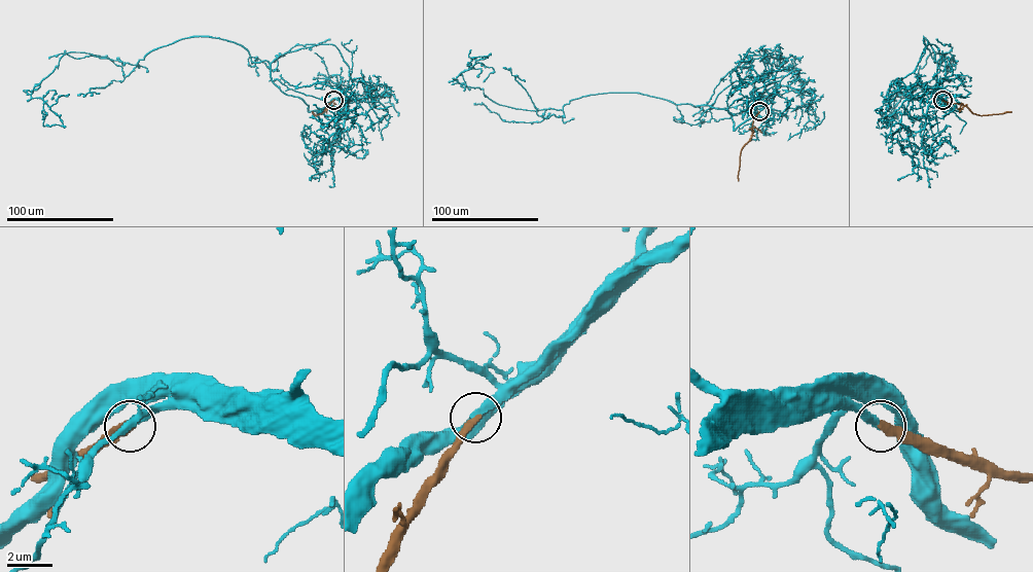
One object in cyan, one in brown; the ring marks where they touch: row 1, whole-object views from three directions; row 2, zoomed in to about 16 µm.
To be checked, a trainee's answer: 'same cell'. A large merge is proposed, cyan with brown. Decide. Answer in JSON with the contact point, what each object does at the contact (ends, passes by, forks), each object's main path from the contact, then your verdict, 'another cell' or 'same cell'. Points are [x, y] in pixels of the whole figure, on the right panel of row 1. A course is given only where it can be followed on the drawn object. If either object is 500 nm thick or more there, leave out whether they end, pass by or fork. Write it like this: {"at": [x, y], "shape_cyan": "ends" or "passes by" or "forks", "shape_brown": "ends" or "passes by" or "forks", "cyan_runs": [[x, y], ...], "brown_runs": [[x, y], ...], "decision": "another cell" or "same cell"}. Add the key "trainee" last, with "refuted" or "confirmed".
{"at": [942, 100], "shape_cyan": "ends", "shape_brown": "ends", "cyan_runs": [[942, 100], [961, 111], [936, 92], [937, 63], [923, 36], [940, 65], [931, 52], [888, 126], [881, 115]], "brown_runs": [[942, 100], [965, 105], [973, 113], [982, 115], [1011, 112]], "decision": "same cell", "trainee": "confirmed"}

